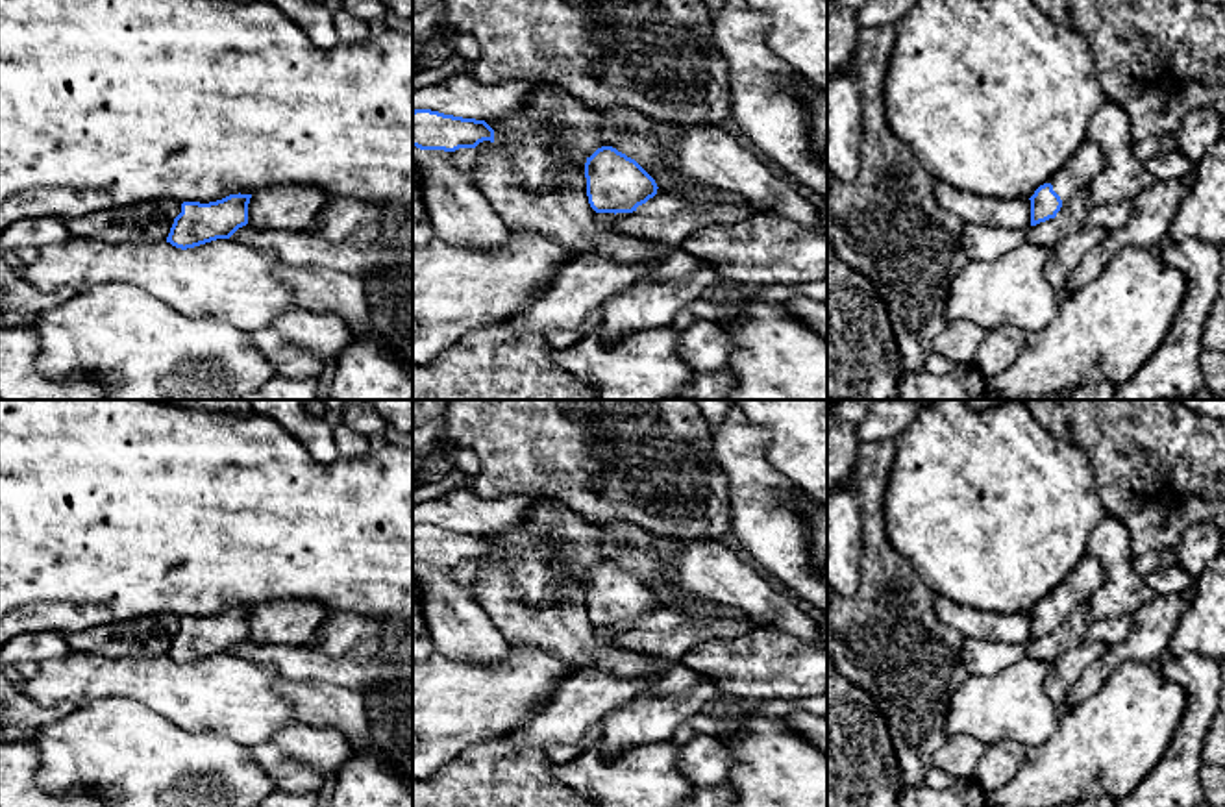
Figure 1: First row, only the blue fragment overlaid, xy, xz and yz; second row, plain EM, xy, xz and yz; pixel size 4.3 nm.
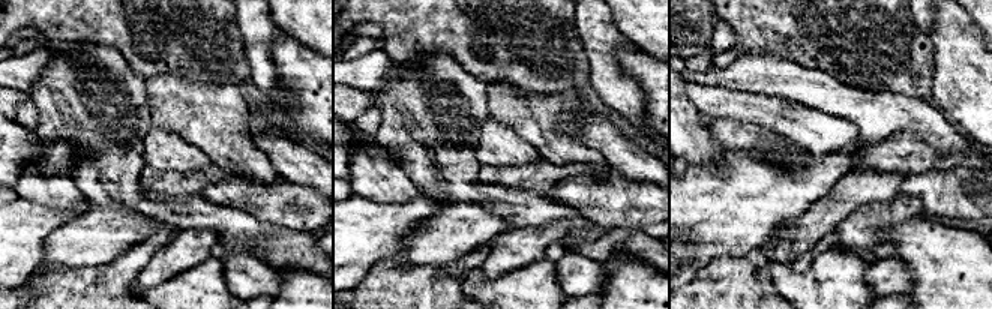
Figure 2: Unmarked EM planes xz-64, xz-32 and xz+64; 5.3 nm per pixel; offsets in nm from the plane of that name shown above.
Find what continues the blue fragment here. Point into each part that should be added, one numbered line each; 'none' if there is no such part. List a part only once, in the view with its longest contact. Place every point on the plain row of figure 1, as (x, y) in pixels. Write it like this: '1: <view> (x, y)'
1: yz (1088, 576)

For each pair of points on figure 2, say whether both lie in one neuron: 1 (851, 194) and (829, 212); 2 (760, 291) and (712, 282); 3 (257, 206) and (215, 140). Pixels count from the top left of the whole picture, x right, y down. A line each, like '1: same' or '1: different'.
1: same
2: same
3: different

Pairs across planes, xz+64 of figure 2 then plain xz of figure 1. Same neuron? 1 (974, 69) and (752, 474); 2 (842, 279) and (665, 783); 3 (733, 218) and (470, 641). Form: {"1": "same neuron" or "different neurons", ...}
{"1": "same neuron", "2": "same neuron", "3": "different neurons"}

